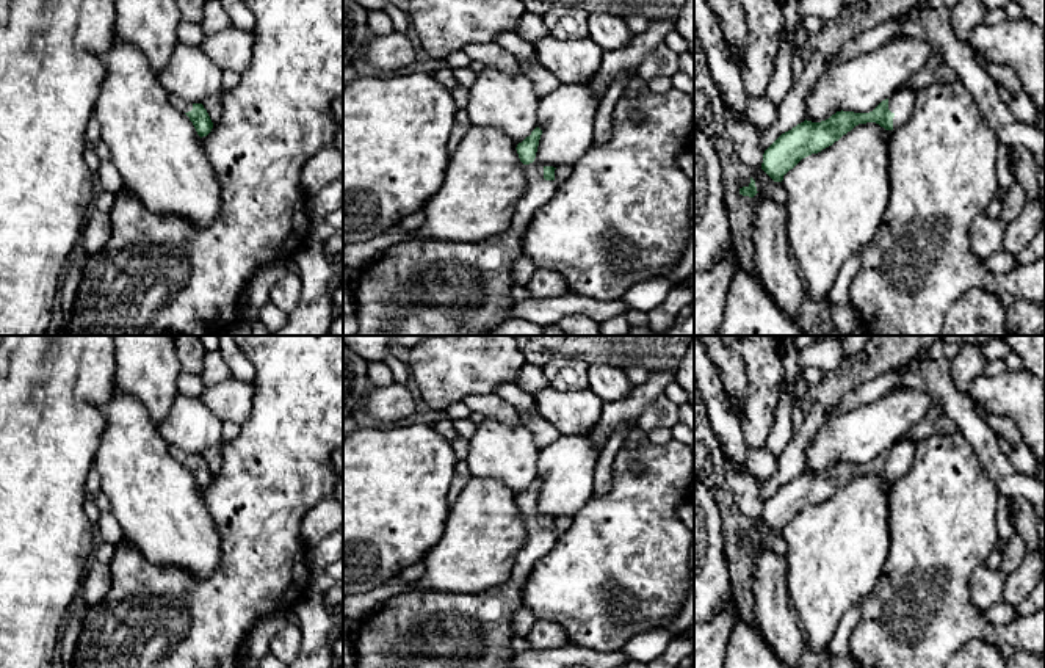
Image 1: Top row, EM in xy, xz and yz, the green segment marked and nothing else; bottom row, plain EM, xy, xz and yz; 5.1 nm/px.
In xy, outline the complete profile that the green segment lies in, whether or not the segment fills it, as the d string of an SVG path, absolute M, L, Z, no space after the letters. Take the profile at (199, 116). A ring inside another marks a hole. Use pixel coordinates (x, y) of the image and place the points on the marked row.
M171 97L171 103L190 118L201 138L212 132L213 122L202 103L191 103L180 97Z

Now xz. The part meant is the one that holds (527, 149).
M536 127L517 144L528 183L517 201L509 227L479 243L456 243L436 238L412 238L387 249L363 267L354 284L357 336L487 336L509 318L512 263L523 256L522 238L533 215L556 193L553 166L534 162L542 130Z

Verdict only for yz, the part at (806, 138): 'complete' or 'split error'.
split error

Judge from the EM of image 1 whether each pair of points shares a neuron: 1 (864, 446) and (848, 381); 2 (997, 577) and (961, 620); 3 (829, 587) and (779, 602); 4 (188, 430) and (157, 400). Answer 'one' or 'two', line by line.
1: two
2: two
3: two
4: two

